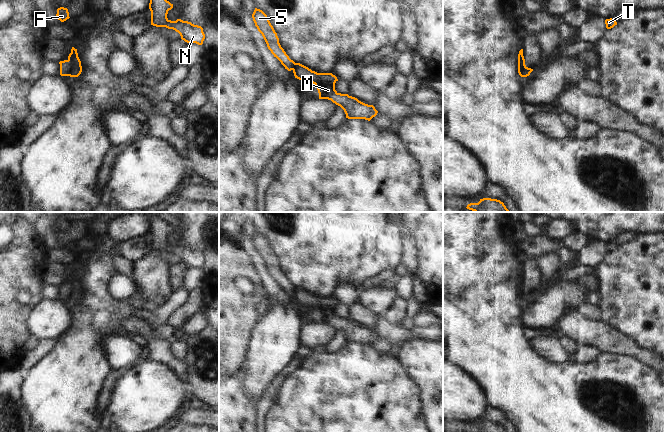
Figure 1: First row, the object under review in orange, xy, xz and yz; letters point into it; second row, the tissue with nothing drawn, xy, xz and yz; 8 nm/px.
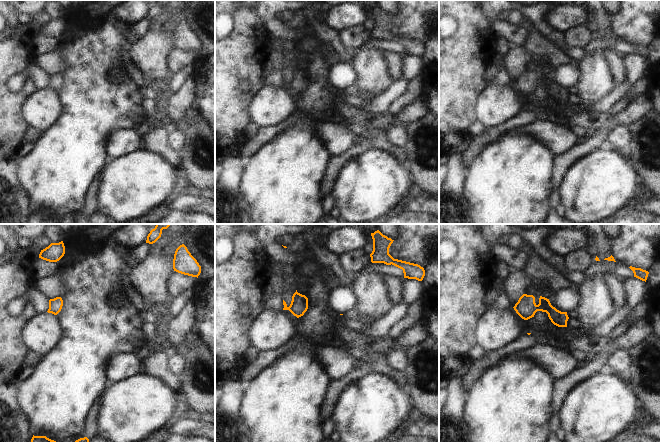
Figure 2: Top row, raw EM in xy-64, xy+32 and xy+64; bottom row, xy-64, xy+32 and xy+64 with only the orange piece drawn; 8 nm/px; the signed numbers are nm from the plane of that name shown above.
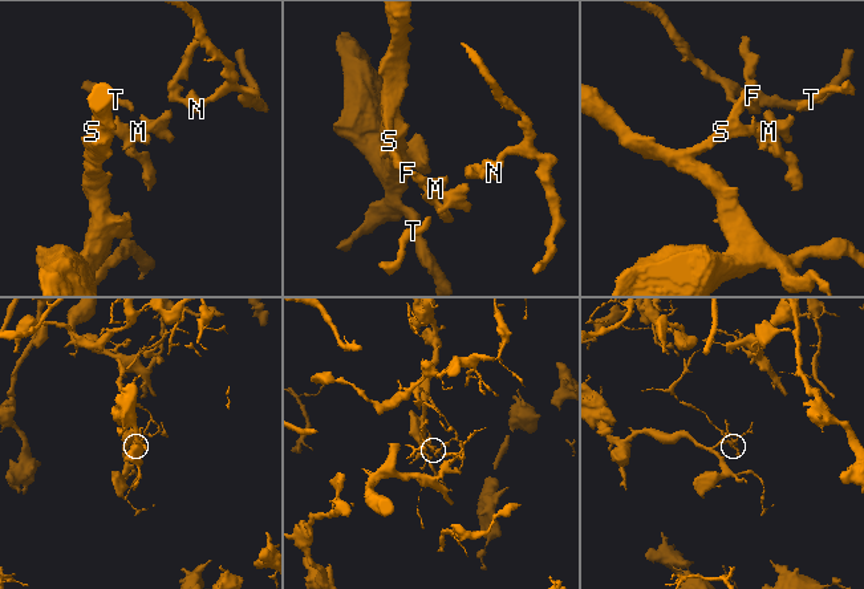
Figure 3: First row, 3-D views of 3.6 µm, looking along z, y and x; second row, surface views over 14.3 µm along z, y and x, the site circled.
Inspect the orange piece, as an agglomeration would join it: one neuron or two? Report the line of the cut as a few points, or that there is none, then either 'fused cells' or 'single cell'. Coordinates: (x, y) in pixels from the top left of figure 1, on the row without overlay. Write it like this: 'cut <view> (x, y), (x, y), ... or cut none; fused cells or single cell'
cut xy (68, 283), (70, 286), (70, 299); fused cells

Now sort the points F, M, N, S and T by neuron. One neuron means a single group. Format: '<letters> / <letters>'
F S / M N T

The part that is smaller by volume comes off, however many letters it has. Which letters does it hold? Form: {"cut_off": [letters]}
{"cut_off": ["M", "N", "T"]}

